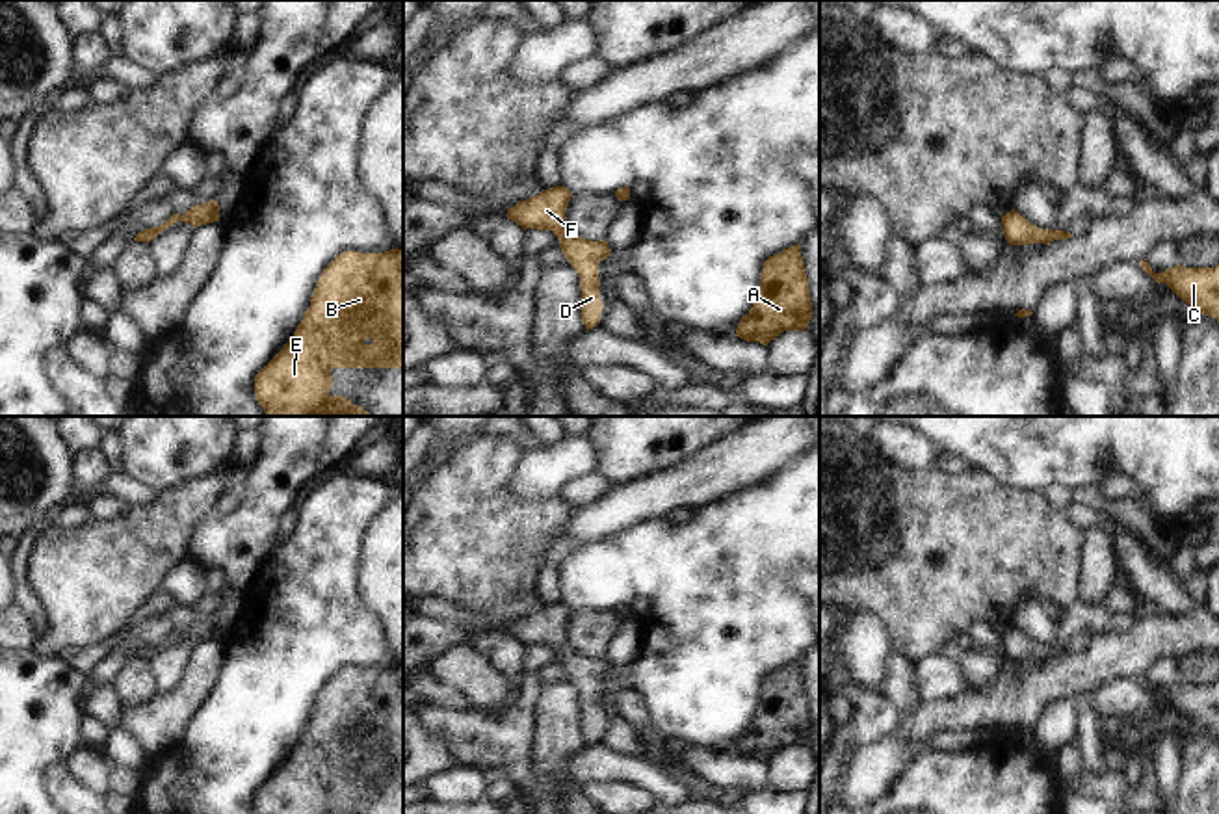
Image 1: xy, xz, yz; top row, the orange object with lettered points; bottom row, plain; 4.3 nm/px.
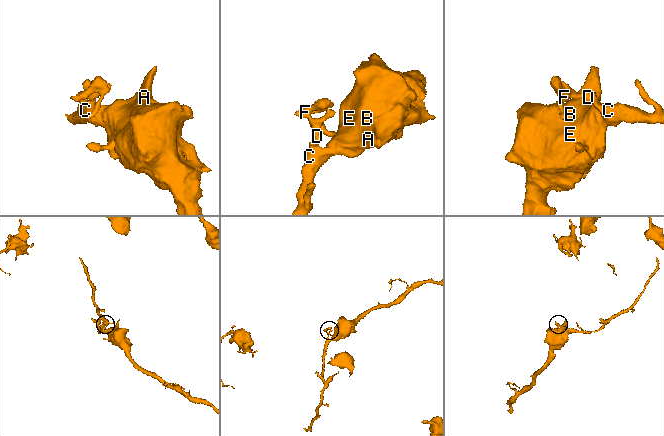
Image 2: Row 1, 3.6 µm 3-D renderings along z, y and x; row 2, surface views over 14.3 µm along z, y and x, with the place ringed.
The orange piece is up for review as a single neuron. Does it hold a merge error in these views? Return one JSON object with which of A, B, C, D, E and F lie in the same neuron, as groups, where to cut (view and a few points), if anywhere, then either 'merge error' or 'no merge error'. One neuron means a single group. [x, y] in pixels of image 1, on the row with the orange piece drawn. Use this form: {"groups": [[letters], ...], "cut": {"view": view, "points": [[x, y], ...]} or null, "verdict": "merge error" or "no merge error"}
{"groups": [["A", "B", "C", "D", "E", "F"]], "cut": null, "verdict": "no merge error"}

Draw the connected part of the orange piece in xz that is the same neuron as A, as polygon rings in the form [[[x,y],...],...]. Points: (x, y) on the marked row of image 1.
[[[797,243],[764,262],[760,290],[734,336],[767,346],[784,331],[805,331],[810,320],[808,277]]]

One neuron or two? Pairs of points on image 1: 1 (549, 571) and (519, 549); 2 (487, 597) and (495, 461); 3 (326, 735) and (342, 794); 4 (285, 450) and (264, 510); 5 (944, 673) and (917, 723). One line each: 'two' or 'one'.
1: two
2: one
3: one
4: one
5: two

